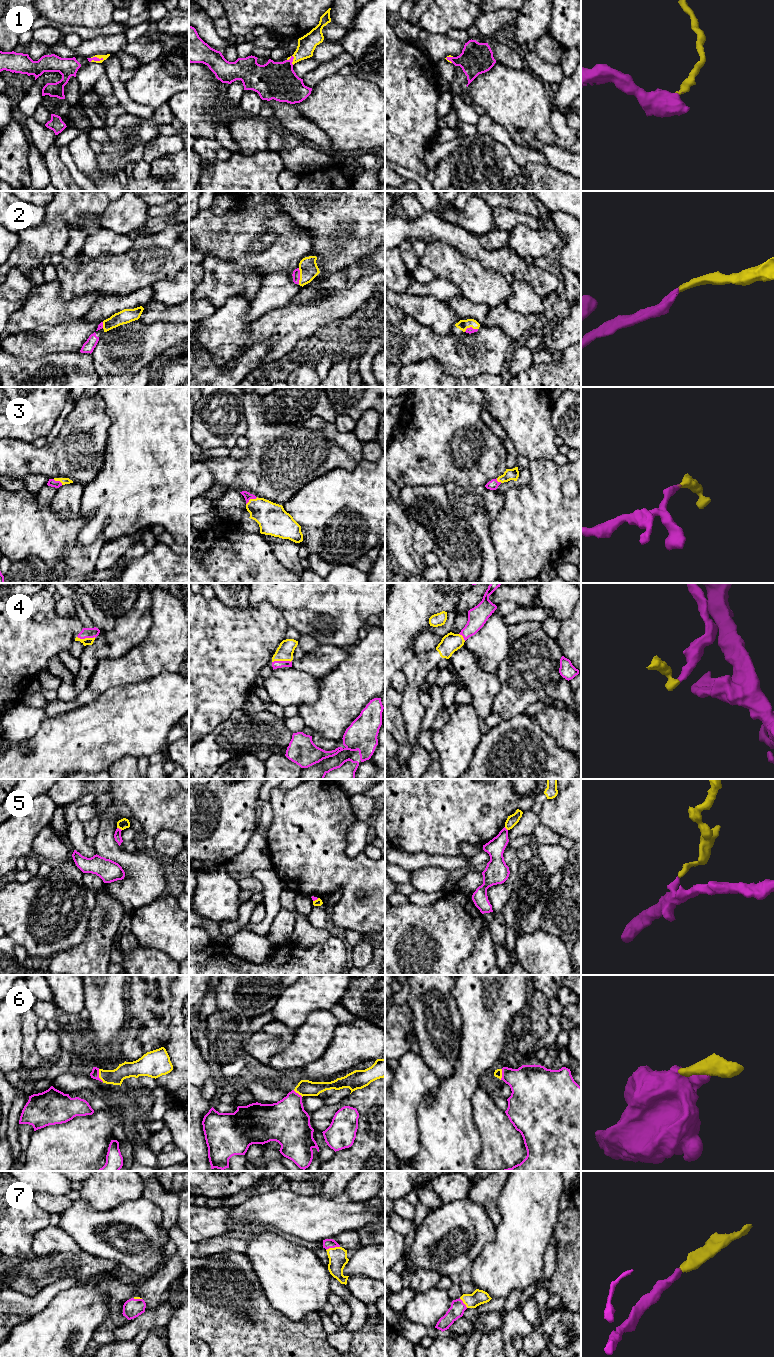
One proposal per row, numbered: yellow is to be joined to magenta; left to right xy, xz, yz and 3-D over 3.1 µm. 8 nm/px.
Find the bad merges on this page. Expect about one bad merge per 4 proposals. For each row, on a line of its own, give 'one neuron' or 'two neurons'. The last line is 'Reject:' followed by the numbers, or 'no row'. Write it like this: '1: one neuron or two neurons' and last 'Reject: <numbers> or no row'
1: one neuron
2: one neuron
3: one neuron
4: one neuron
5: two neurons
6: one neuron
7: one neuron
Reject: 5

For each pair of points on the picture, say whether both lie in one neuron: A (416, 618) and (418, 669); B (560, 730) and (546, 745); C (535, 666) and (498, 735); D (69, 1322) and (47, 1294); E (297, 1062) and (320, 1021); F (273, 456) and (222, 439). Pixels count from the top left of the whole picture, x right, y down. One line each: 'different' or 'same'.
A: different
B: different
C: different
D: different
E: same
F: different

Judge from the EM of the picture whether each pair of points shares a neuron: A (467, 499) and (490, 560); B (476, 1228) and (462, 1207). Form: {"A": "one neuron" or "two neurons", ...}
{"A": "one neuron", "B": "one neuron"}

